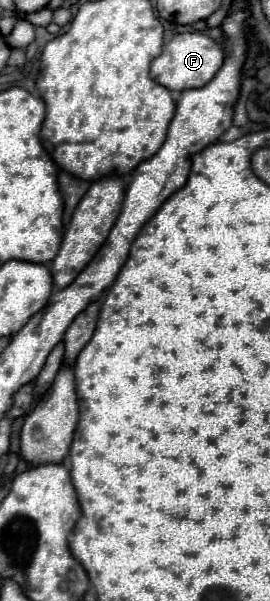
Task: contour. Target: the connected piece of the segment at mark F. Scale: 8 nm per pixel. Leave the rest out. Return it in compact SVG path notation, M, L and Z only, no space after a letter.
M188 32L188 34L178 34L174 36L166 46L164 52L152 62L152 78L166 86L168 90L190 90L190 88L202 88L204 84L208 84L214 74L220 70L224 62L224 52L222 48L206 34L200 32Z

